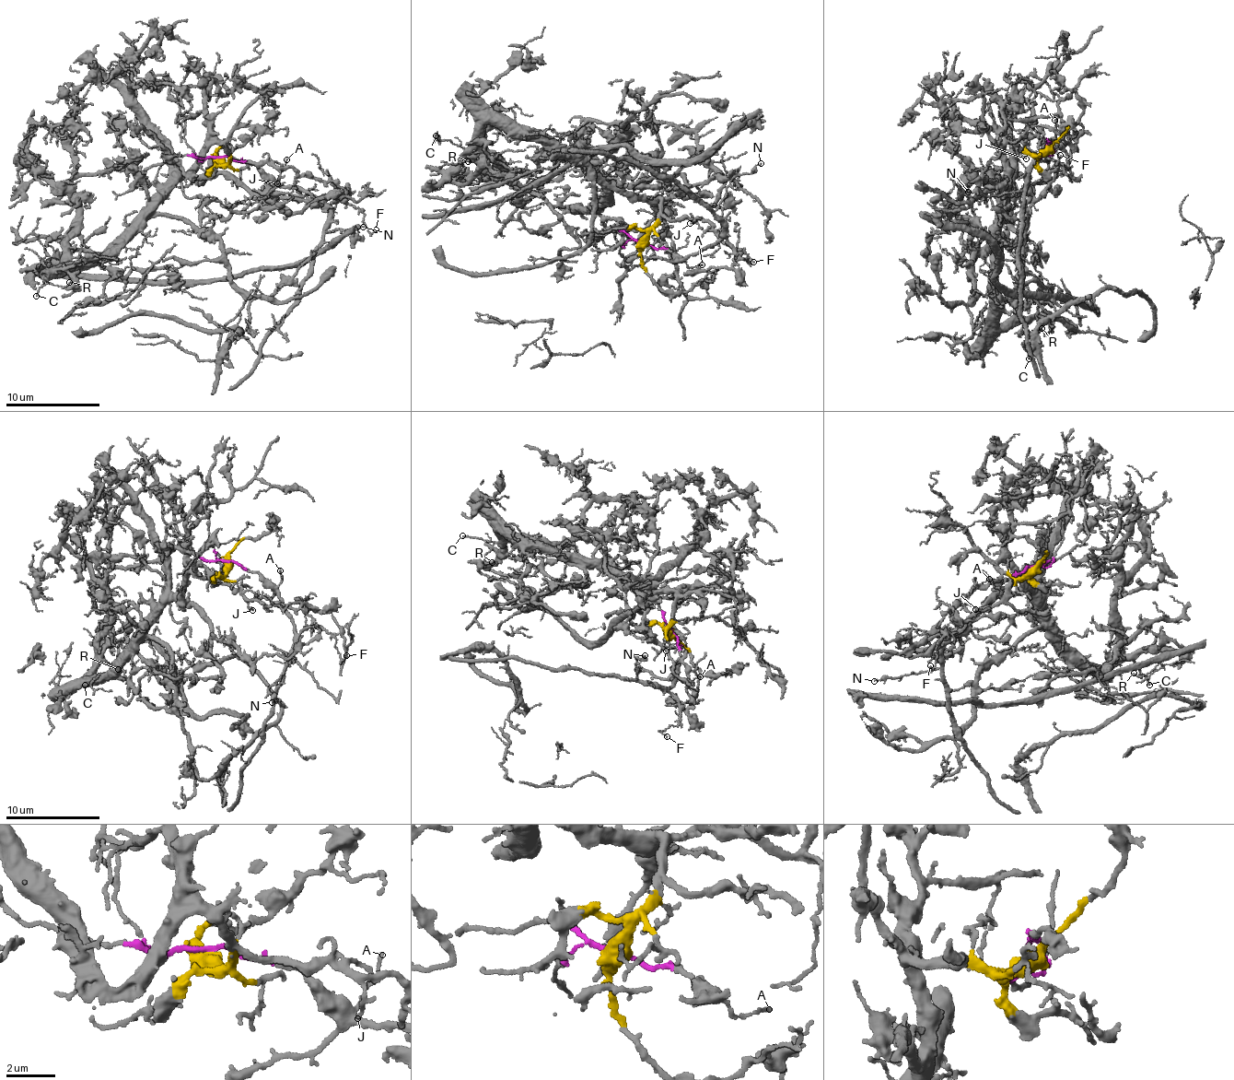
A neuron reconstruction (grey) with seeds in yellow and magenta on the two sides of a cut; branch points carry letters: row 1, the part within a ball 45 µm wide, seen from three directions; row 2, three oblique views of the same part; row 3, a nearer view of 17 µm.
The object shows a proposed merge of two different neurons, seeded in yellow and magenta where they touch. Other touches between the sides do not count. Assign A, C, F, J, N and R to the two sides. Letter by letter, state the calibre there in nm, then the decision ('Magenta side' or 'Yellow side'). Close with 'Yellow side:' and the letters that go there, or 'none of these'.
A: Thickness 120 nm. Magenta side
C: Thickness 130 nm. Yellow side
F: Thickness 140 nm. Magenta side
J: Thickness 100 nm. Yellow side
N: Thickness 130 nm. Magenta side
R: Thickness 140 nm. Yellow side
Yellow side: C, J, R

